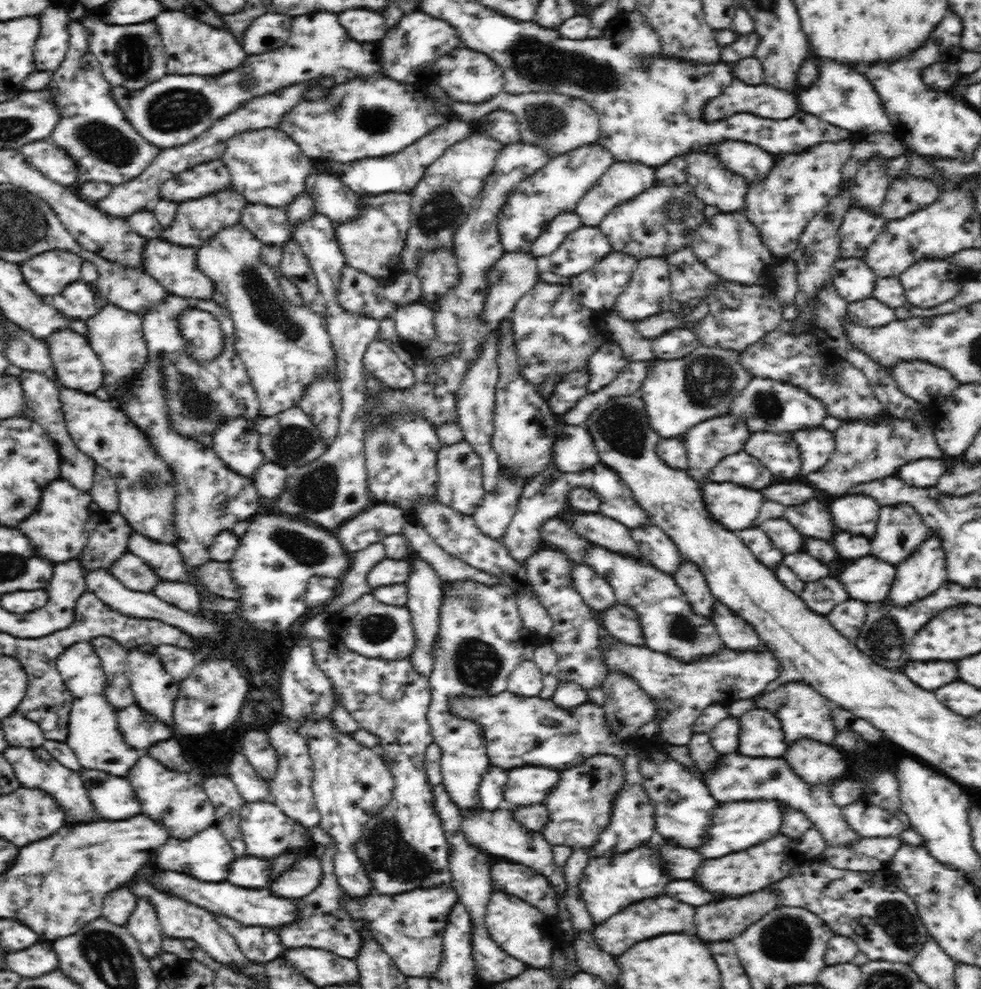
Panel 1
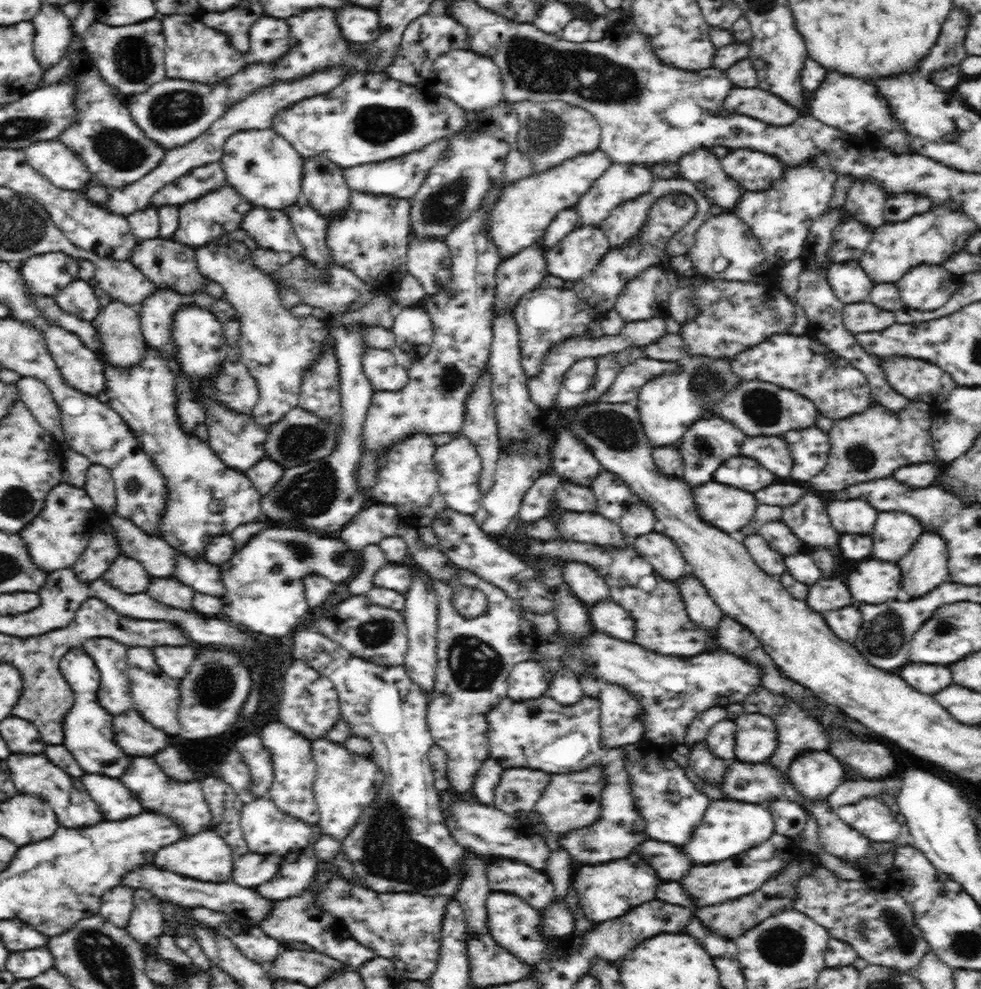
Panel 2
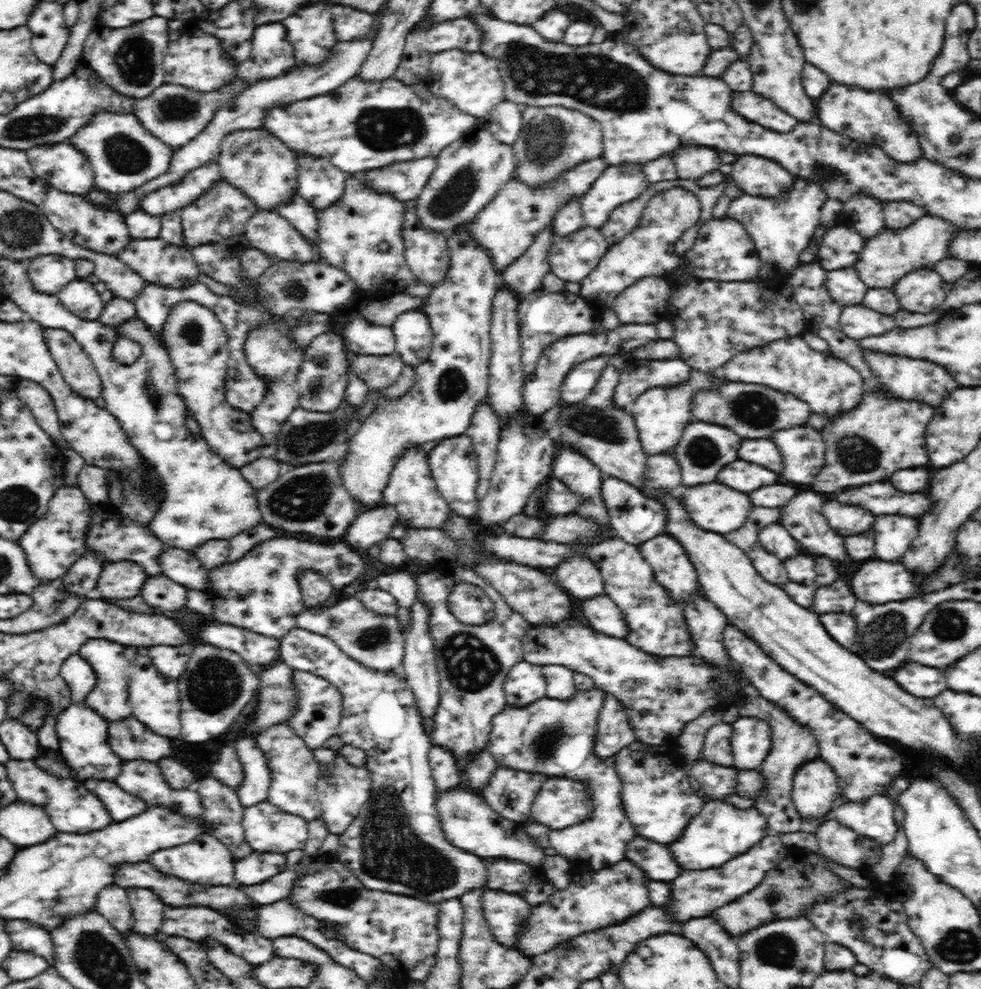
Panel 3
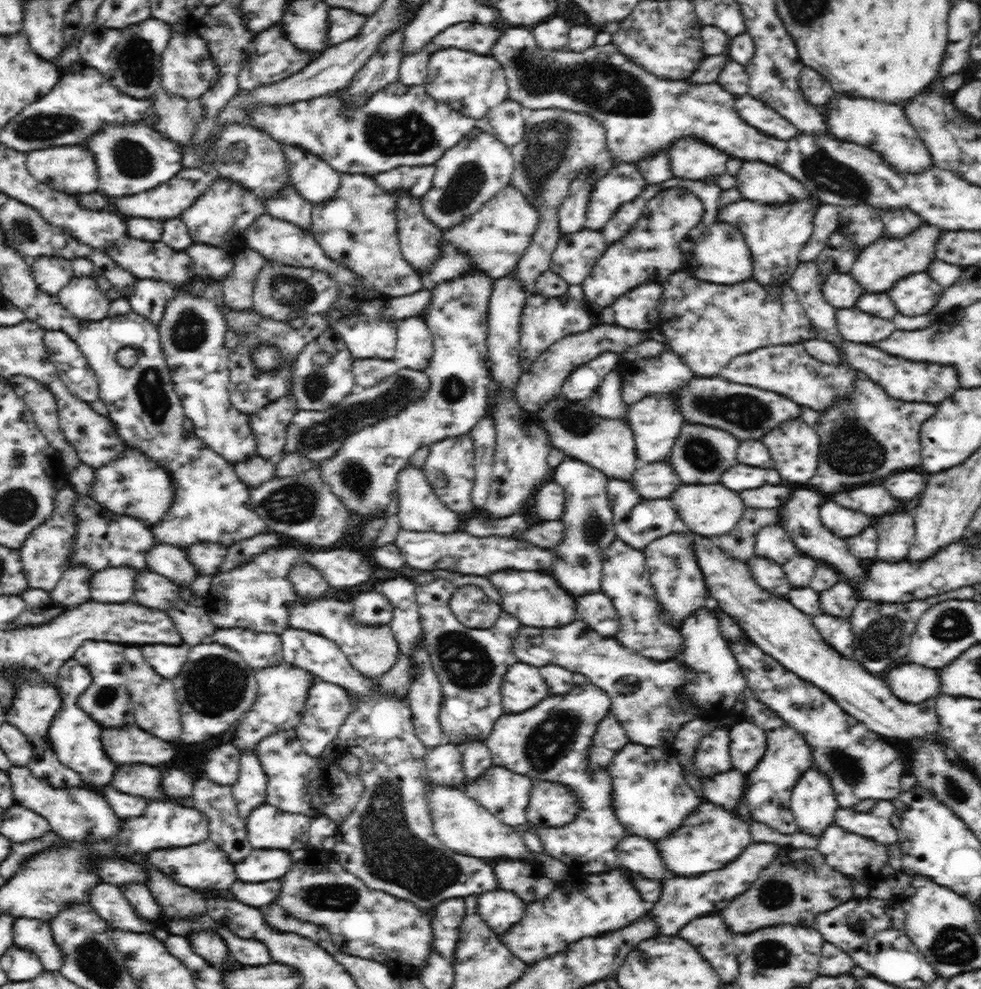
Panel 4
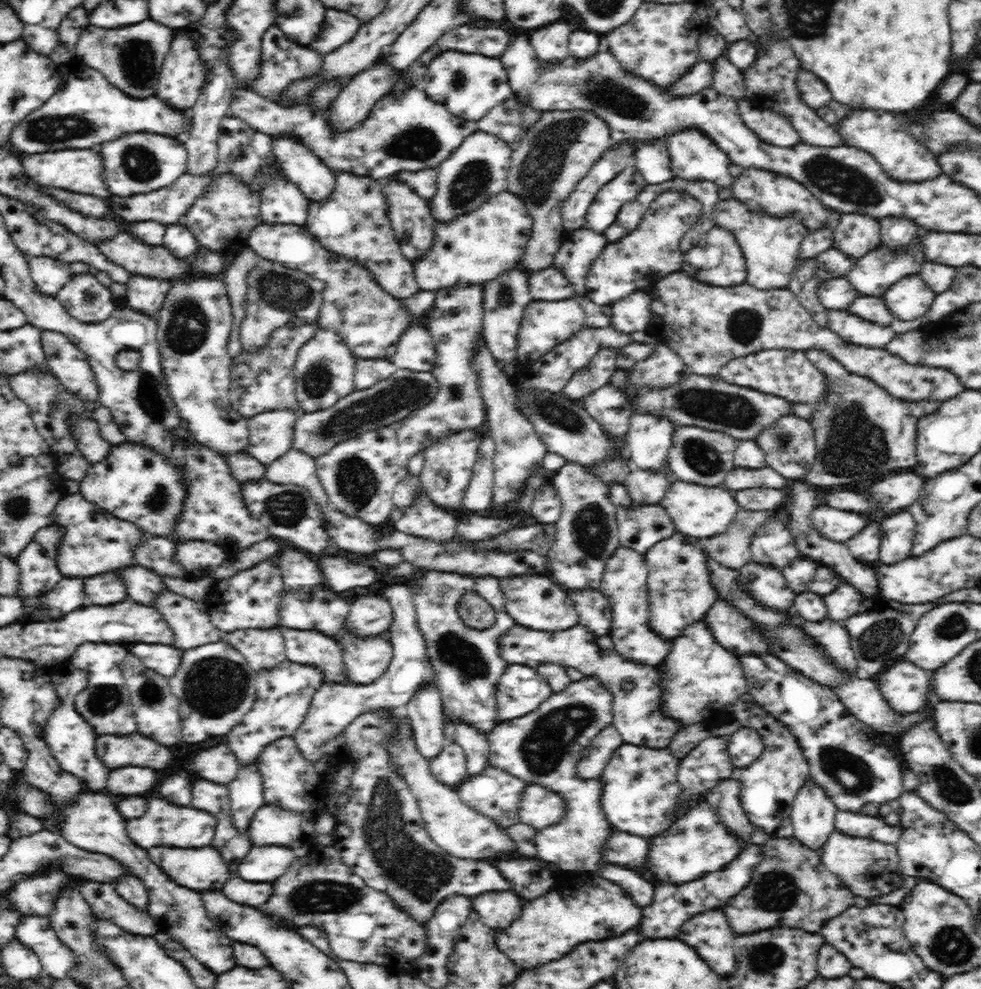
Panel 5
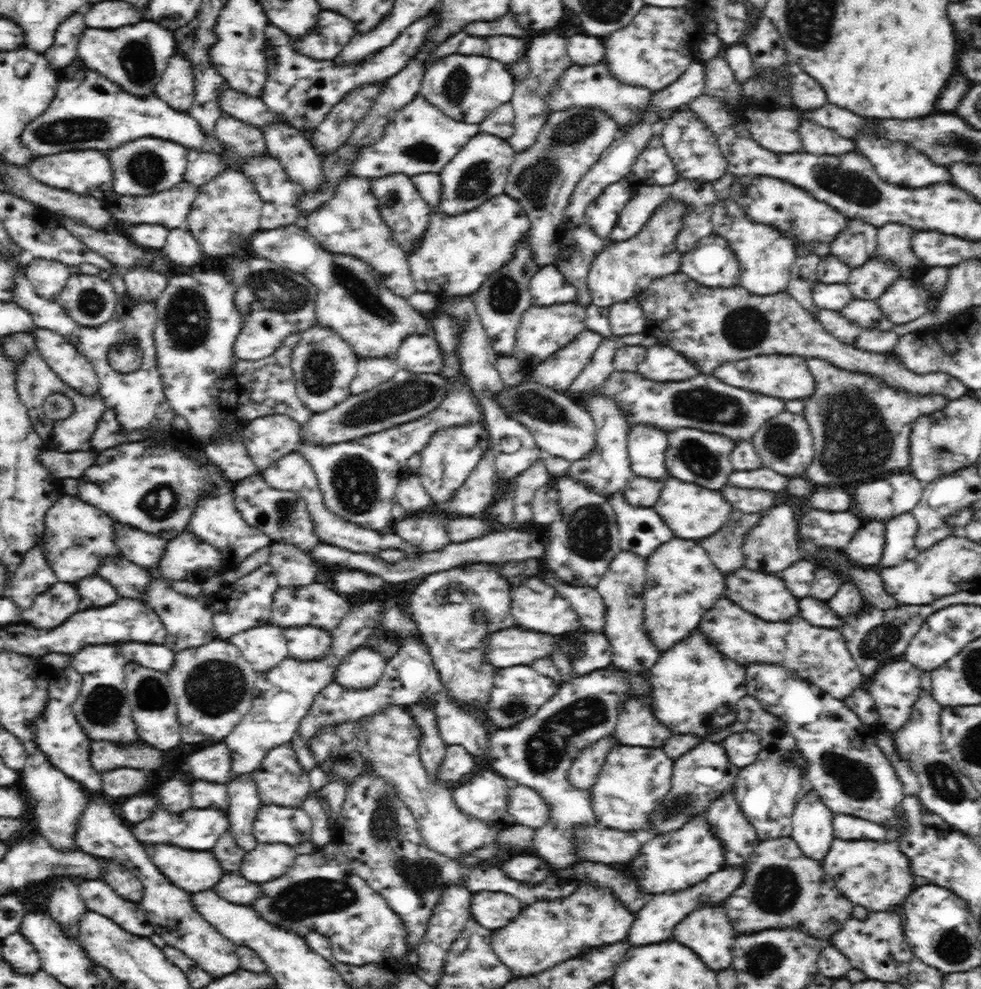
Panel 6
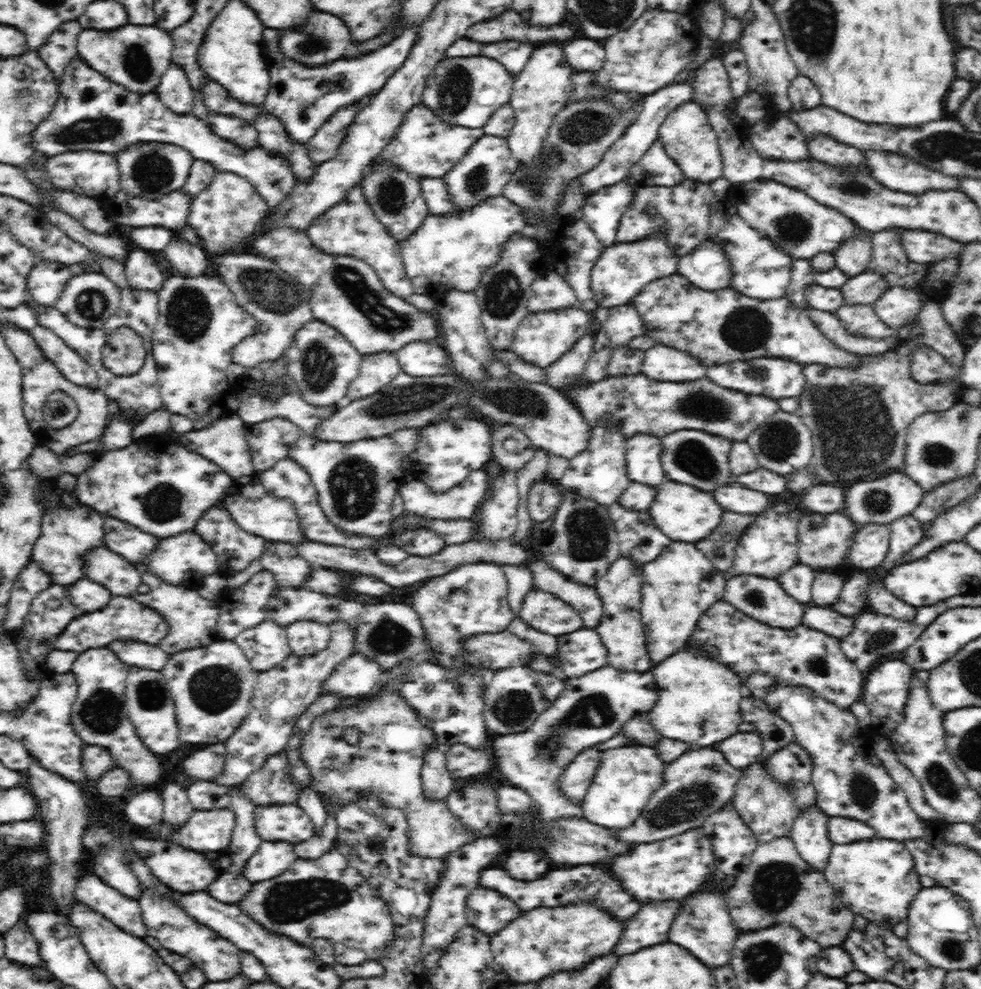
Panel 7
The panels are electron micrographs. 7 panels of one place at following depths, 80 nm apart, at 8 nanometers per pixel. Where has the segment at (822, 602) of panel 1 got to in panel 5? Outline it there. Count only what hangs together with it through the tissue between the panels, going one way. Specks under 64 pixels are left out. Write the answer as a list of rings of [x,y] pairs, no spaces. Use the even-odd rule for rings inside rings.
[[[841,583],[832,594],[824,596],[823,601],[827,606],[829,618],[840,622],[845,618],[854,616],[859,611],[862,596],[850,584]]]

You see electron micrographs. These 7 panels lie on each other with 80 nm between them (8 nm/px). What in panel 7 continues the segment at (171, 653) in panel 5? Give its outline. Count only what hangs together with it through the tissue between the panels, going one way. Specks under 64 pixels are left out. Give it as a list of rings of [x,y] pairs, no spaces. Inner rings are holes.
[[[110,642],[108,649],[115,652],[117,658],[128,668],[137,667],[146,670],[162,670],[168,662],[168,654],[158,646],[144,646],[142,642]]]

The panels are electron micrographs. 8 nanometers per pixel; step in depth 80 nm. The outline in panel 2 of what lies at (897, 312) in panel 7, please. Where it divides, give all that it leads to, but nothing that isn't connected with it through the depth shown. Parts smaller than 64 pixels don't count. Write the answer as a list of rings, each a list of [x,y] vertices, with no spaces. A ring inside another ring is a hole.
[[[924,263],[912,267],[895,285],[906,307],[930,312],[948,302],[962,280],[963,275],[950,274],[942,265]]]

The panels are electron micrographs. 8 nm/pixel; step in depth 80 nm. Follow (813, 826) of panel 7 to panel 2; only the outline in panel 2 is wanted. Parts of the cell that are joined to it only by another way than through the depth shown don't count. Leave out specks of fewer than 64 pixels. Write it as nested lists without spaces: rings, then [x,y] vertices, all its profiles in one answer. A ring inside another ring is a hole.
[[[814,751],[795,758],[787,776],[796,793],[808,803],[827,800],[844,780],[840,761],[828,751]]]

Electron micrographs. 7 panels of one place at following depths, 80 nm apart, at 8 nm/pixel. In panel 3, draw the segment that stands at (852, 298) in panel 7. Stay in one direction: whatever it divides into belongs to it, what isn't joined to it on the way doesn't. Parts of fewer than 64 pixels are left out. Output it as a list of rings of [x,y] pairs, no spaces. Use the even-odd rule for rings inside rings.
[[[926,214],[907,229],[884,228],[880,234],[866,240],[867,243],[862,248],[854,269],[867,289],[890,289],[909,272],[931,268],[936,262],[945,259],[950,238],[954,236],[954,232],[960,231],[962,228]]]

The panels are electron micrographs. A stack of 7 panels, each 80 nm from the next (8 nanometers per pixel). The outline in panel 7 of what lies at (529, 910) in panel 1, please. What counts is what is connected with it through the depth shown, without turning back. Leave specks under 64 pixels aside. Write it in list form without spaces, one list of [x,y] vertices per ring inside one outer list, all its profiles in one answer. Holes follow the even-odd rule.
[[[477,886],[467,898],[466,925],[492,936],[519,917],[515,902],[494,889]]]

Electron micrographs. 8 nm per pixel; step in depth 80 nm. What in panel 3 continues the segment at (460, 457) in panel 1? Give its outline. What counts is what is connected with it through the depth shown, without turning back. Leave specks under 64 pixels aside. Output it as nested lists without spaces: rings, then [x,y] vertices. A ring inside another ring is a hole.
[[[466,434],[442,439],[427,454],[427,461],[436,489],[446,500],[452,513],[462,518],[474,519],[479,509],[479,502],[476,499],[476,484],[479,476],[472,439]]]

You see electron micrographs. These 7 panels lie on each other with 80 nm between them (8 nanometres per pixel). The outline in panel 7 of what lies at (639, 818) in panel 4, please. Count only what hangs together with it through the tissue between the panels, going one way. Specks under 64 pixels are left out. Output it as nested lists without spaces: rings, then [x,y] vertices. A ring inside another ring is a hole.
[[[628,745],[613,749],[605,747],[594,778],[583,799],[582,818],[607,829],[628,828],[648,806],[652,794],[663,785],[667,764],[658,757],[654,746]]]

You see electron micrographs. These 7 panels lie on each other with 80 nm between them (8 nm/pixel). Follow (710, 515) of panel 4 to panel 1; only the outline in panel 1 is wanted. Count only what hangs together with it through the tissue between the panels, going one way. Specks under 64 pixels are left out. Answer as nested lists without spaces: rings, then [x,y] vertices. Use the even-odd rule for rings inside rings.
[[[704,482],[701,488],[704,488],[704,492],[700,490],[704,494],[703,500],[708,500],[704,505],[715,522],[735,533],[752,527],[760,506],[764,504],[764,498],[758,490],[748,490],[732,482]]]

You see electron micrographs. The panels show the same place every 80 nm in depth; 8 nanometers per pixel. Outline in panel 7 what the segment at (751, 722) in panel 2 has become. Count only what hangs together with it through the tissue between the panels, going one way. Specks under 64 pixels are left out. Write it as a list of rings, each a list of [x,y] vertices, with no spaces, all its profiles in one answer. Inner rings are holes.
[[[754,732],[736,733],[736,736],[720,741],[718,746],[718,750],[724,750],[722,754],[728,764],[742,771],[752,766],[752,763],[760,762],[763,753],[762,739]]]

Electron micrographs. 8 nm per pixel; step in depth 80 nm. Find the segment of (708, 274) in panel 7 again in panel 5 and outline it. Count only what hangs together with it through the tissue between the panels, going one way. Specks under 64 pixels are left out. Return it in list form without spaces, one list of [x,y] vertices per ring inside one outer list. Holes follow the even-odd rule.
[[[714,226],[705,232],[690,250],[683,253],[681,270],[708,285],[729,287],[745,282],[746,261],[742,249],[736,243],[736,237],[730,231]]]

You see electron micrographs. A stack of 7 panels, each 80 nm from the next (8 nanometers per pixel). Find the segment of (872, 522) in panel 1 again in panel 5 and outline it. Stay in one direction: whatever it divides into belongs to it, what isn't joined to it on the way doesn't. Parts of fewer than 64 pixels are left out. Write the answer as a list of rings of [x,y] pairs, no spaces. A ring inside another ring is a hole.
[[[818,506],[816,508],[817,534],[833,540],[833,542],[847,544],[848,540],[859,534],[872,518],[860,513],[834,510],[830,506]]]

